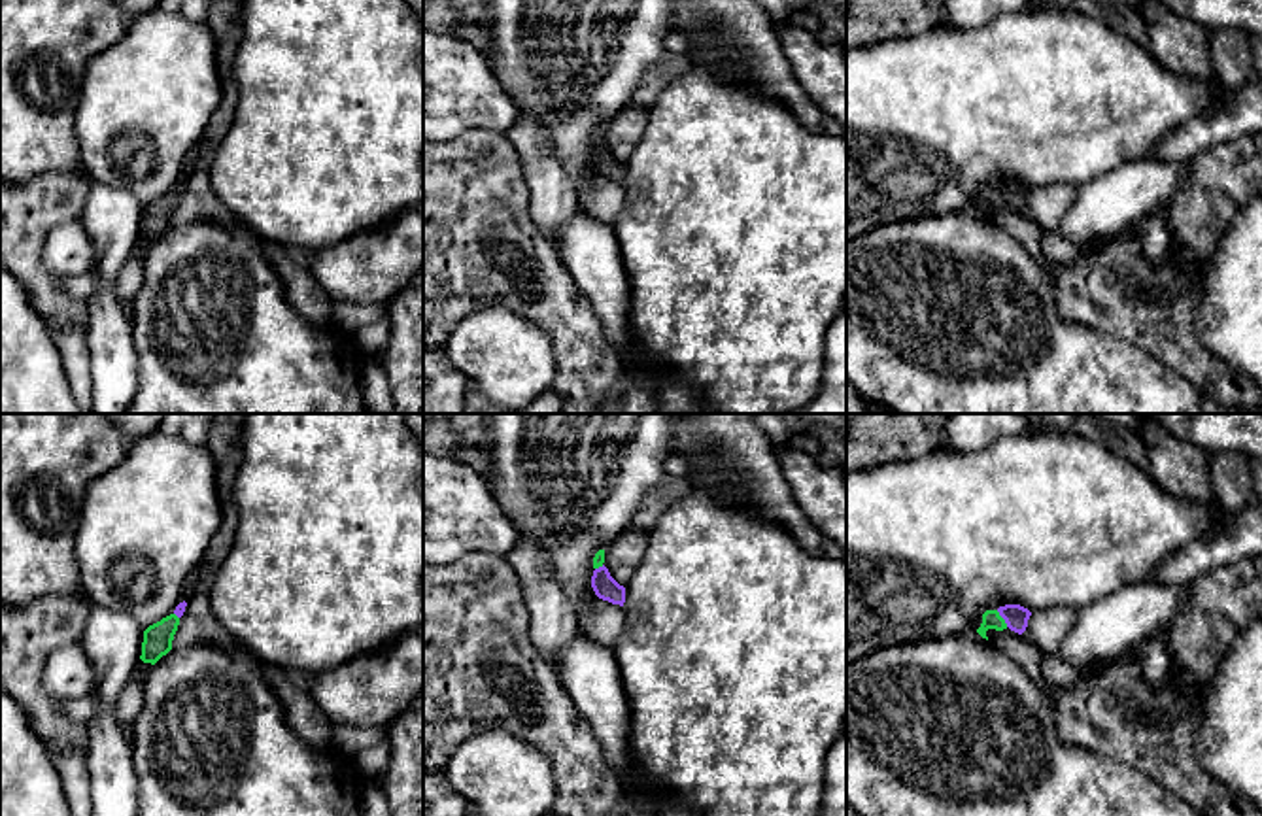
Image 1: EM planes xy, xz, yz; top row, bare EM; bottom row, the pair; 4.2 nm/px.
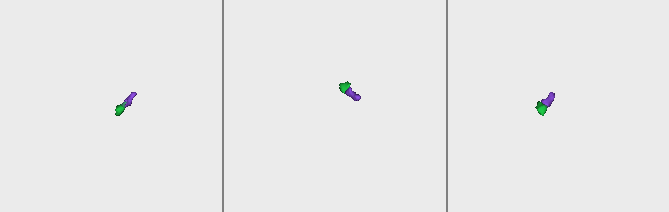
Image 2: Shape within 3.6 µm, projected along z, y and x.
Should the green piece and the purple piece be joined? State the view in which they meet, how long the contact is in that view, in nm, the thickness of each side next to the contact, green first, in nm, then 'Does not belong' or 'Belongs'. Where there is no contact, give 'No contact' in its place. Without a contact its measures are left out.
Touches green in yz. Shared border 90 nm. Thickness 80 nm (green) against 100 nm. Belongs

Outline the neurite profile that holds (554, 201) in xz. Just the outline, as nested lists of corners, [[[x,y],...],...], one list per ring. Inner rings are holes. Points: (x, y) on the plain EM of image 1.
[[[518,106],[518,119],[504,134],[518,151],[531,196],[531,217],[538,232],[557,246],[559,232],[580,210],[567,172],[552,153],[538,123]]]

